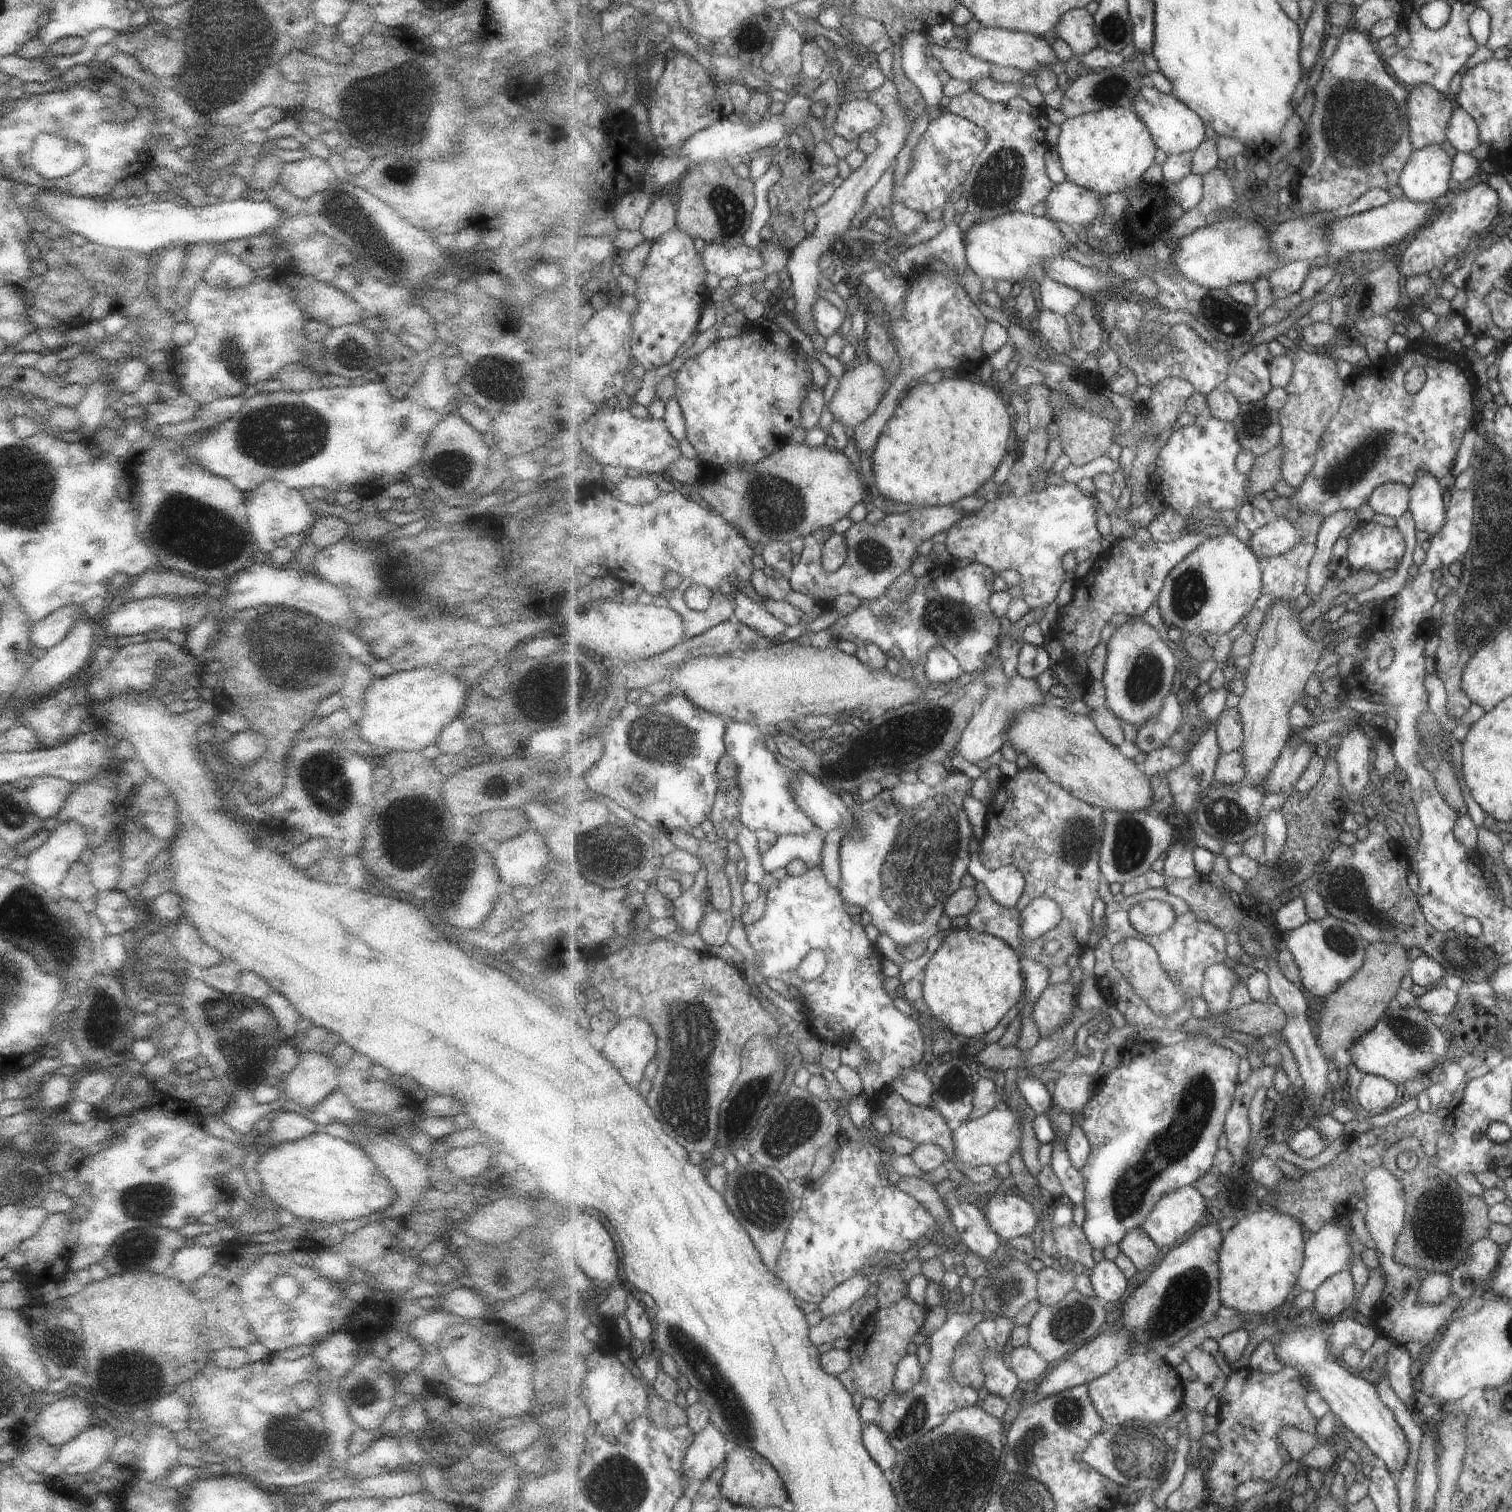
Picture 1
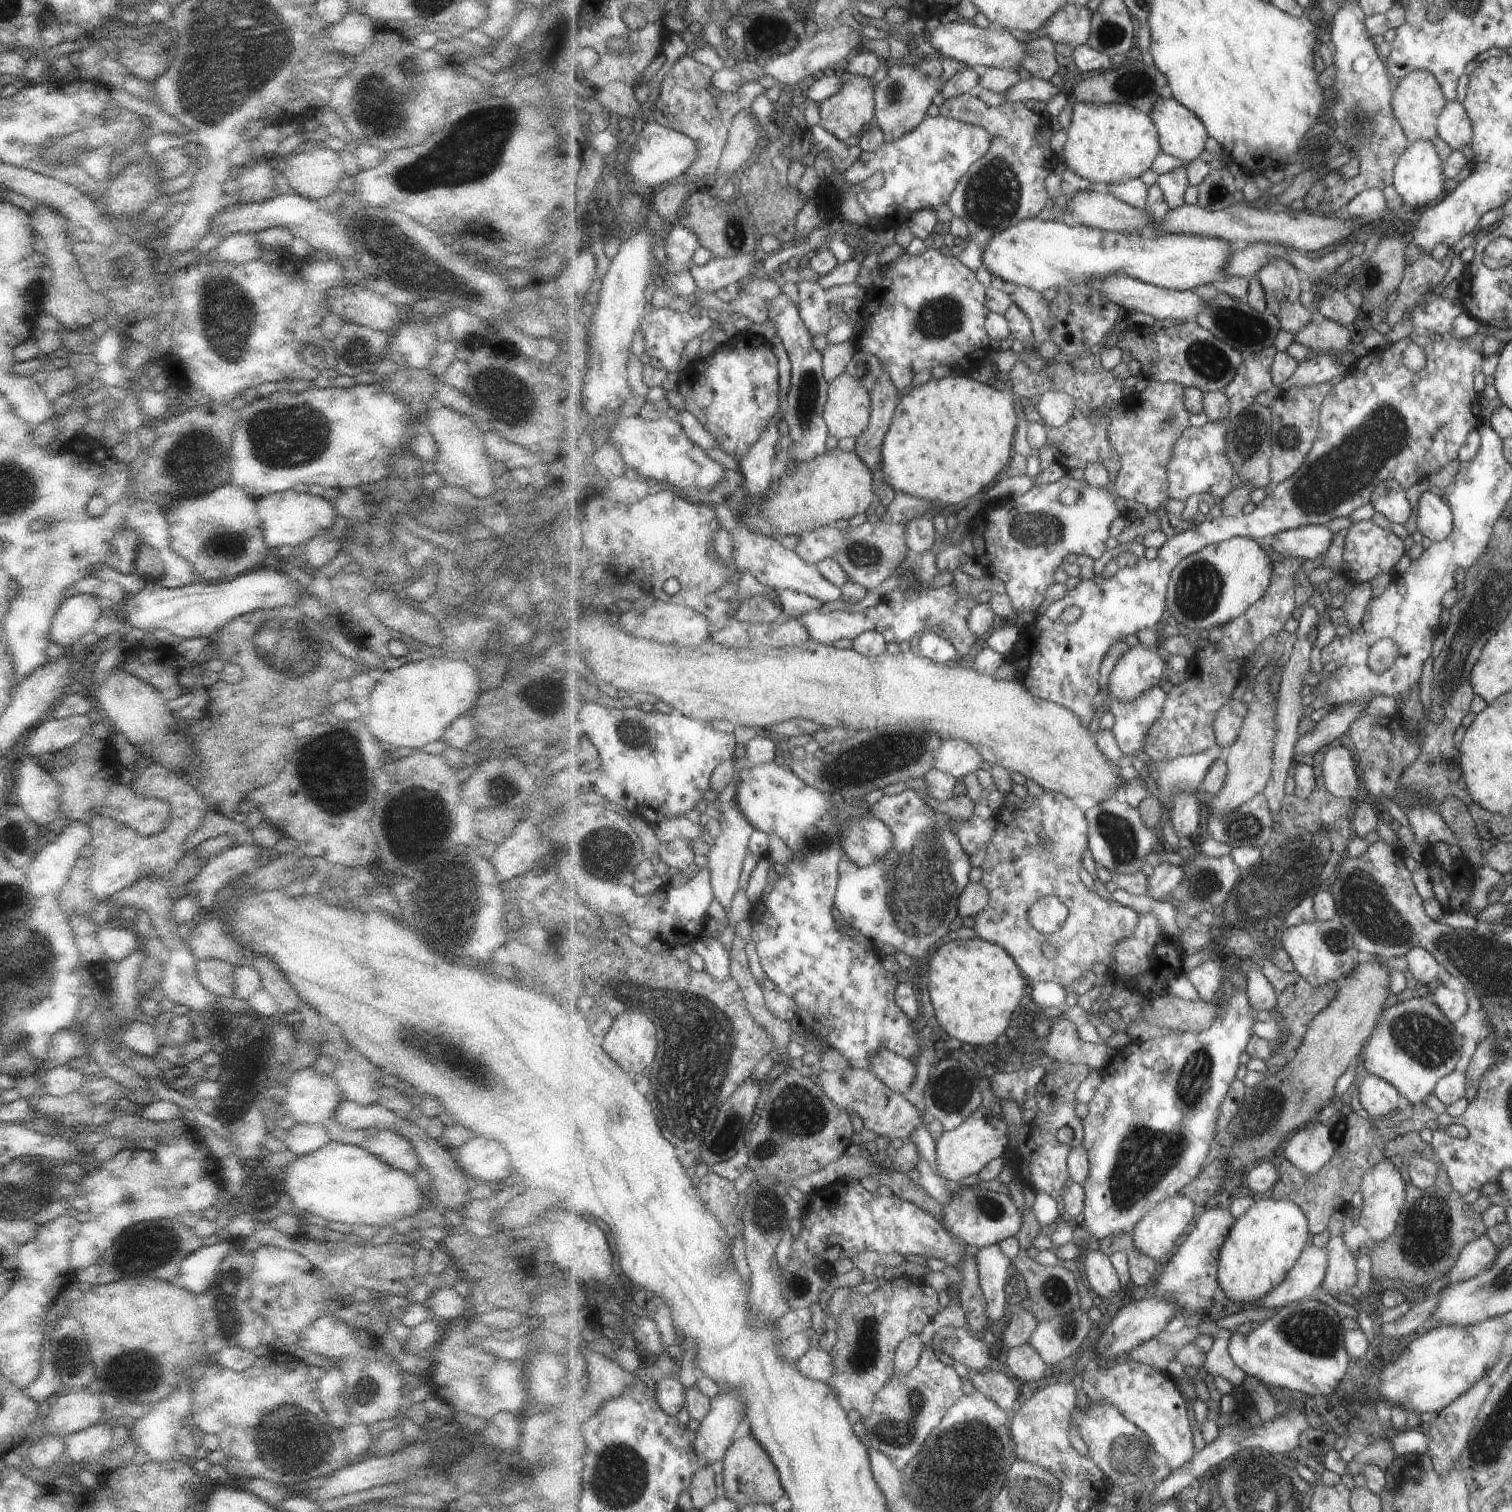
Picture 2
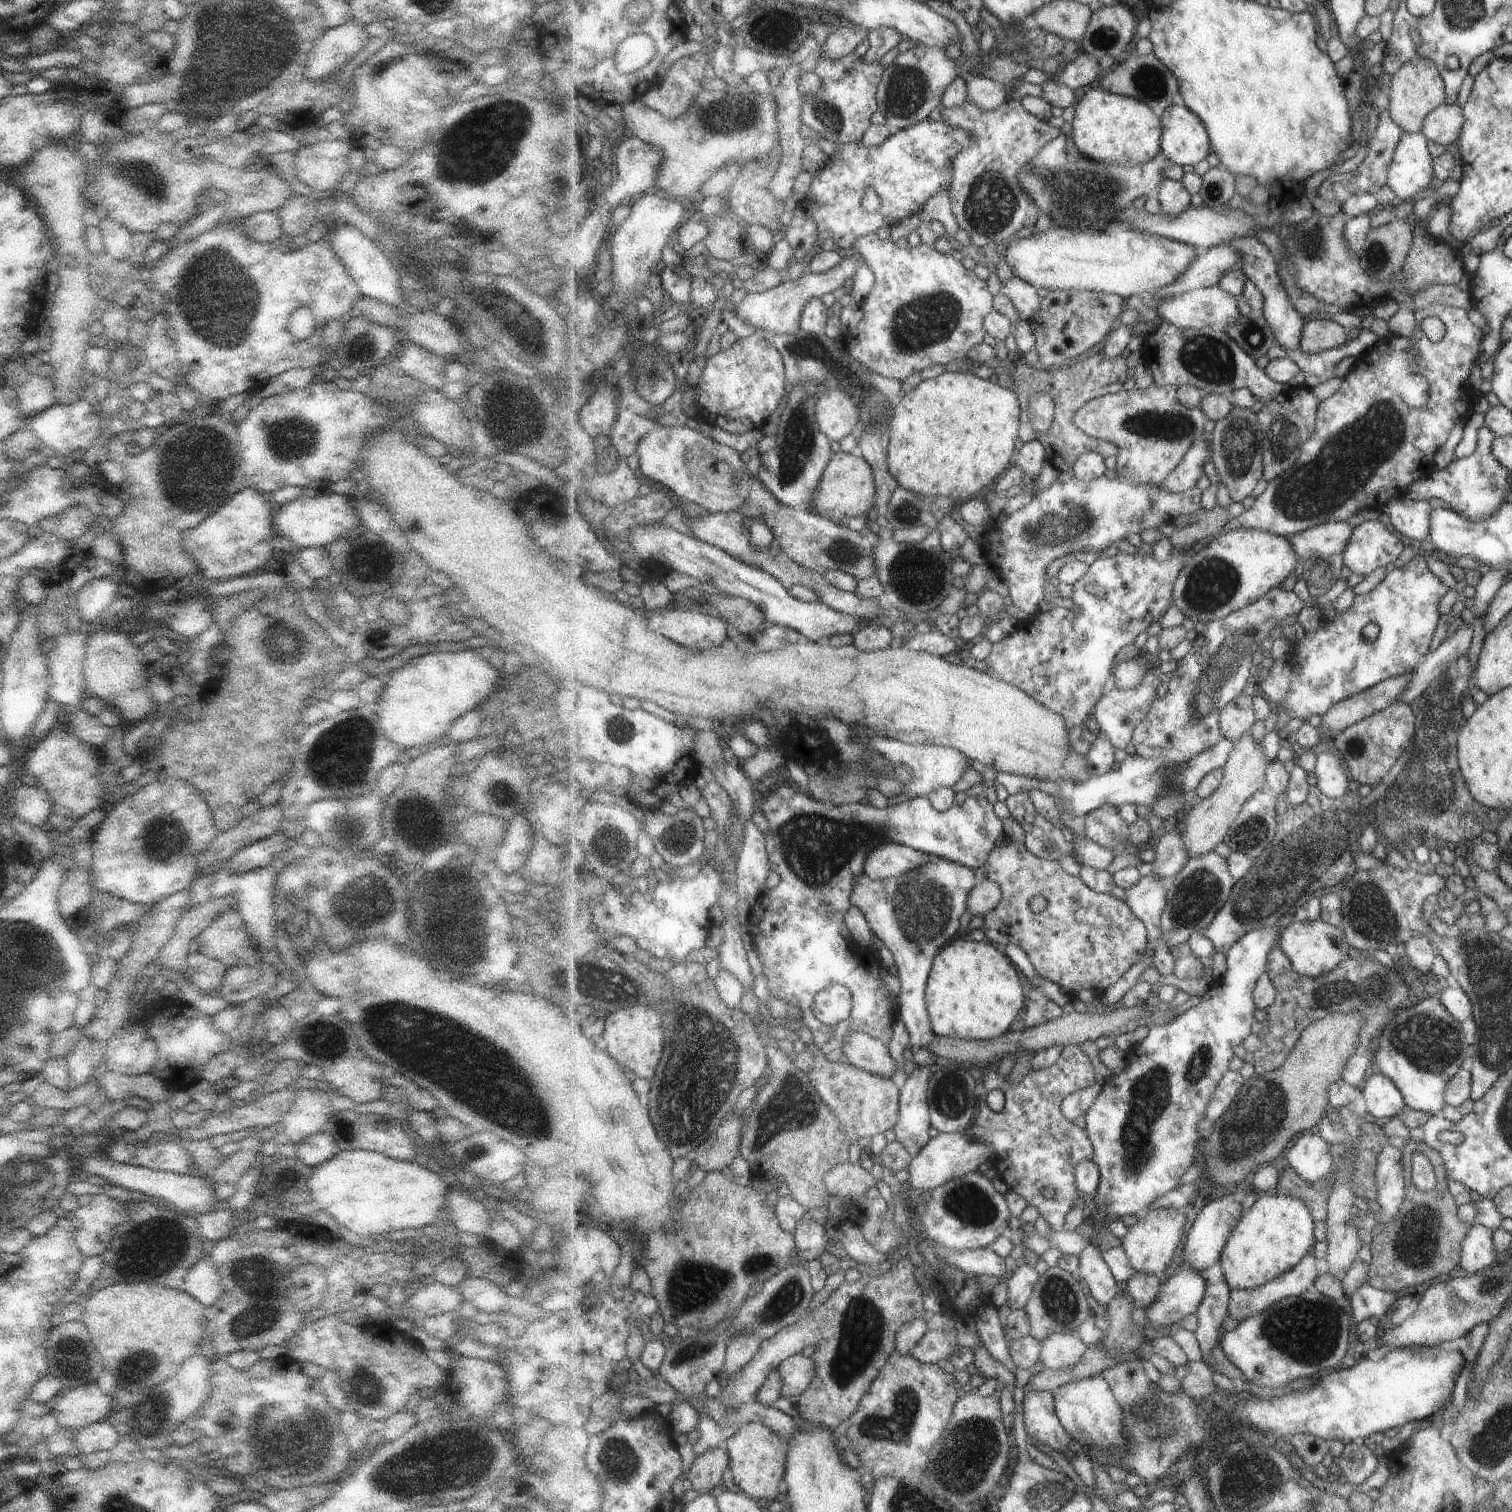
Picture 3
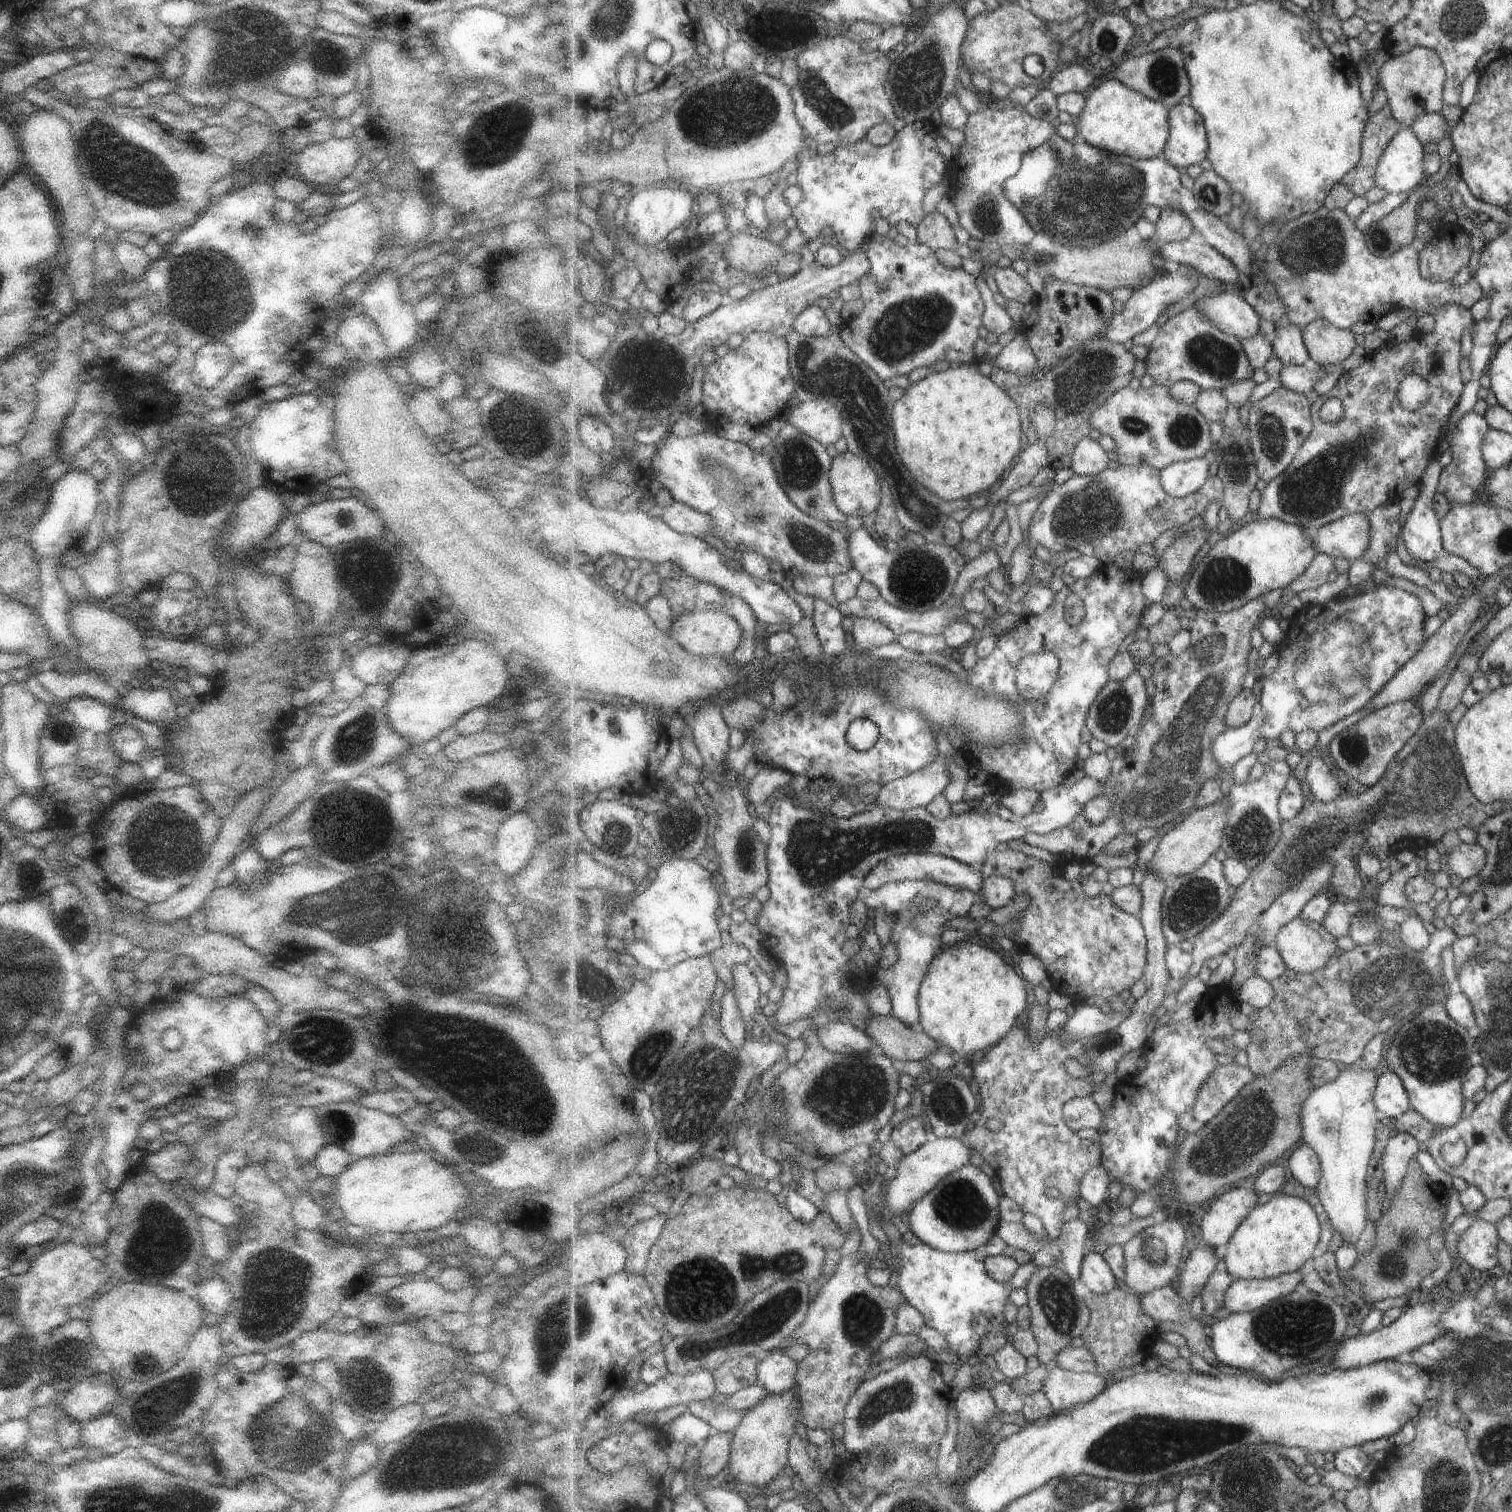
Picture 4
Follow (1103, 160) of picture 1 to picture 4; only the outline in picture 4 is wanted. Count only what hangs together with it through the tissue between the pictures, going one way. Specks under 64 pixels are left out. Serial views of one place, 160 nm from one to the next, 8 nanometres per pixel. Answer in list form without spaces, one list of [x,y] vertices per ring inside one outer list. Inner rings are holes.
[[[1119,79],[1102,82],[1086,98],[1086,105],[1078,116],[1078,137],[1087,144],[1138,159],[1152,159],[1164,152],[1170,135],[1170,110],[1142,92],[1133,90]]]

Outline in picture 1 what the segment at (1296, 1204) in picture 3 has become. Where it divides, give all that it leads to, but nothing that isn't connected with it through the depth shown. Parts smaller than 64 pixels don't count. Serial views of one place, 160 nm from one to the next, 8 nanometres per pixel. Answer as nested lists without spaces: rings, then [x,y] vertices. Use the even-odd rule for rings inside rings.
[[[1273,1210],[1247,1215],[1224,1236],[1220,1250],[1220,1297],[1224,1306],[1247,1314],[1273,1314],[1295,1292],[1305,1262],[1306,1239],[1297,1217]]]

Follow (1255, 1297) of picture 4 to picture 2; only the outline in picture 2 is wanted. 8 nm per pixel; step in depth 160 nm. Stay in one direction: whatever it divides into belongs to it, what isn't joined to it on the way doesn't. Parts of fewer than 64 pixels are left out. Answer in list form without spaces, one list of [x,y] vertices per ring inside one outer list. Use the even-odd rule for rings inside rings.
[[[1310,1243],[1283,1284],[1265,1295],[1259,1305],[1251,1305],[1251,1308],[1275,1307],[1275,1309],[1280,1309],[1286,1304],[1307,1299],[1319,1286],[1322,1286],[1327,1271],[1328,1248],[1321,1248]],[[1219,1330],[1208,1352],[1208,1357],[1204,1364],[1204,1372],[1213,1376],[1221,1375],[1223,1378],[1229,1380],[1230,1383],[1240,1386],[1248,1374],[1233,1362],[1229,1354],[1228,1344],[1232,1334],[1231,1330]]]

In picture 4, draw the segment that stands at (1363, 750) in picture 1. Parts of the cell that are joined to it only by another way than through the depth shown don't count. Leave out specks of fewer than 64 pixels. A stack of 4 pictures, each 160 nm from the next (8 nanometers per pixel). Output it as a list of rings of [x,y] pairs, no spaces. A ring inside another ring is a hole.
[[[1315,754],[1311,755],[1311,761],[1307,768],[1306,780],[1310,792],[1320,801],[1332,801],[1343,793],[1343,780],[1323,762],[1323,758]]]

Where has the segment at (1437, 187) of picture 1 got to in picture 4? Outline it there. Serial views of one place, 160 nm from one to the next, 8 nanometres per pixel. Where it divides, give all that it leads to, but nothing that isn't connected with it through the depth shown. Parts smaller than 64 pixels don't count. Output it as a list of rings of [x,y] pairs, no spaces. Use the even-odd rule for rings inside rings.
[[[1404,127],[1381,157],[1376,184],[1388,193],[1410,193],[1429,175],[1424,167],[1426,158],[1421,139],[1411,127]]]

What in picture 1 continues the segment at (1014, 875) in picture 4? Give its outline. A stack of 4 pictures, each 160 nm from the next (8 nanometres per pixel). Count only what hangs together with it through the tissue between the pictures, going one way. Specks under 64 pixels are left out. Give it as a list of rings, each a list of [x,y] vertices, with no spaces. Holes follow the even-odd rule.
[[[1029,762],[1024,769],[1018,769],[1018,773],[1013,778],[1003,779],[999,786],[998,795],[995,800],[987,806],[986,834],[980,841],[980,855],[984,865],[991,870],[999,868],[1000,865],[1012,864],[1018,870],[1024,872],[1026,887],[1024,888],[1021,900],[1013,908],[1005,908],[991,898],[985,883],[977,883],[978,903],[968,914],[967,927],[980,933],[1001,937],[1022,955],[1025,953],[1032,959],[1041,961],[1045,966],[1053,970],[1056,966],[1066,963],[1067,958],[1072,954],[1081,956],[1087,948],[1089,942],[1089,932],[1093,928],[1093,904],[1100,896],[1100,884],[1103,873],[1100,869],[1100,846],[1104,835],[1106,809],[1093,806],[1087,801],[1081,800],[1072,792],[1069,792],[1059,783],[1052,781],[1045,772]],[[1046,896],[1055,899],[1062,912],[1062,919],[1057,926],[1046,932],[1041,938],[1034,941],[1027,941],[1022,945],[1020,935],[1020,914],[1026,907],[1028,901]],[[1047,940],[1057,940],[1061,947],[1052,955],[1043,951],[1043,946]]]

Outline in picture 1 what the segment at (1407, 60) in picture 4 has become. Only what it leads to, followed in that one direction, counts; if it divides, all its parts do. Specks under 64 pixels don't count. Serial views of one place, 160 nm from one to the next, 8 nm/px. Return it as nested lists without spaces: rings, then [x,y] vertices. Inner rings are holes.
[[[1430,84],[1419,85],[1411,90],[1408,113],[1414,152],[1429,145],[1443,144],[1448,139],[1455,106],[1452,96],[1439,92]]]

